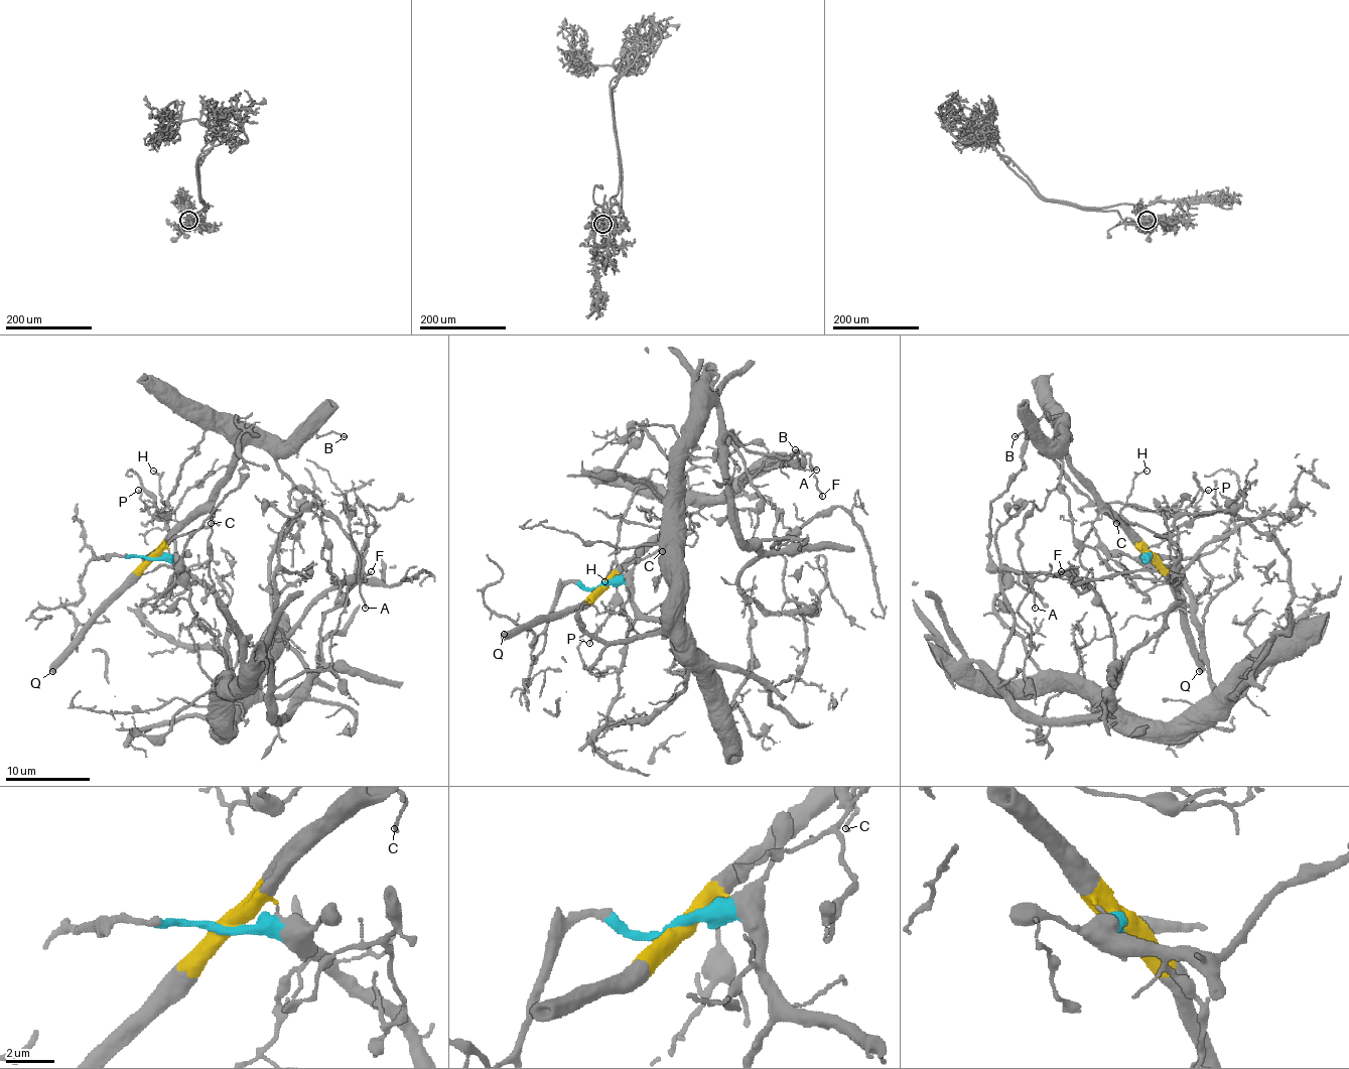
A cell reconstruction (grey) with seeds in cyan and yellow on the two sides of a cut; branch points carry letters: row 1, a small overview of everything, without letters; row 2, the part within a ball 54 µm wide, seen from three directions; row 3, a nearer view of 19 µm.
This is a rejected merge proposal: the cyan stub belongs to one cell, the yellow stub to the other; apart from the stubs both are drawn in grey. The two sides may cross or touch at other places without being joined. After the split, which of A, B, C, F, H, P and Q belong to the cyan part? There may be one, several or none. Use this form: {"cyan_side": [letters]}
{"cyan_side": []}

